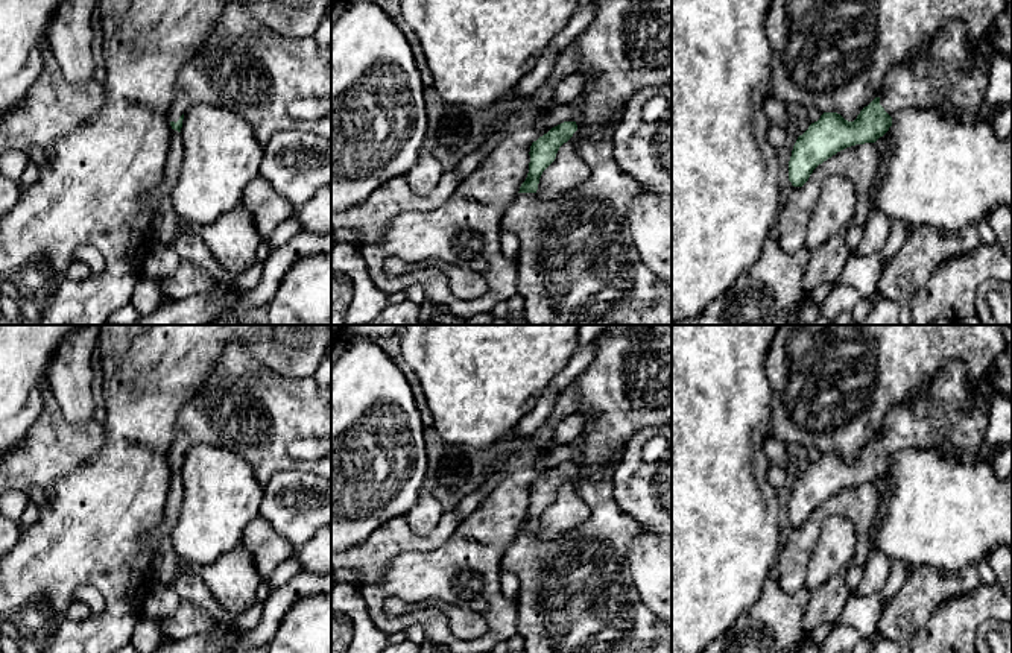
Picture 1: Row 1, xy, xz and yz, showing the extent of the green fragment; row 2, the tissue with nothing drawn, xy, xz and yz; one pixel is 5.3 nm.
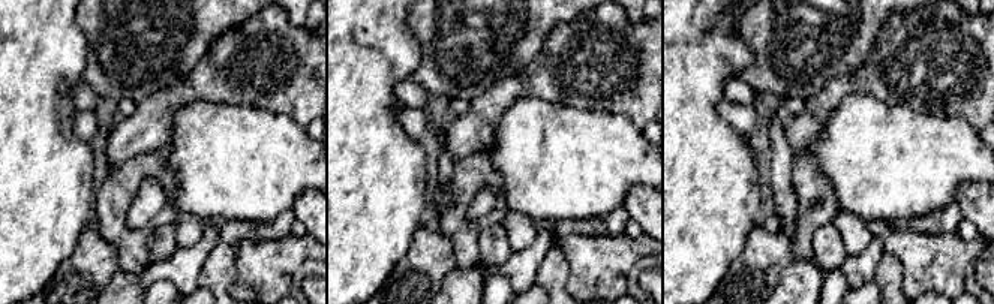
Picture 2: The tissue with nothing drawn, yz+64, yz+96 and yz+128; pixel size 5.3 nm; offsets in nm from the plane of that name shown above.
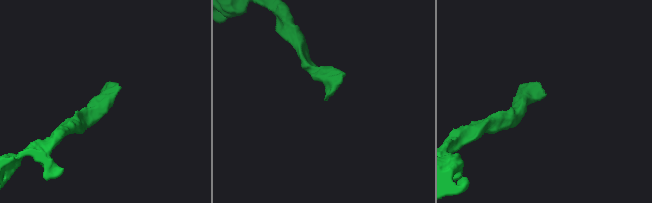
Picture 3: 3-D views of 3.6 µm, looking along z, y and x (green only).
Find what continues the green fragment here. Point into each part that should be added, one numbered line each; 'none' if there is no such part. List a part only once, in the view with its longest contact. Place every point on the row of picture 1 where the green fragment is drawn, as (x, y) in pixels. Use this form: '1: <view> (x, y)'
1: yz (953, 72)

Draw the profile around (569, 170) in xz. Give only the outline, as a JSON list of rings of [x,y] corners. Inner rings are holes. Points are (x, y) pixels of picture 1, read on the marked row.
[[[571,140],[564,143],[555,161],[542,172],[536,190],[539,199],[552,200],[565,194],[590,178],[587,162],[577,155]]]

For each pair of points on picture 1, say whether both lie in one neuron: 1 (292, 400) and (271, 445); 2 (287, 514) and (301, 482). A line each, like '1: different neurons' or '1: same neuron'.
1: same neuron
2: same neuron

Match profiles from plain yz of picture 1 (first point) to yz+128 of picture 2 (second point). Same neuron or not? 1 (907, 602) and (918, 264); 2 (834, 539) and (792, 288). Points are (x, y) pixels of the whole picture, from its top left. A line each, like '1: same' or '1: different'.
1: different
2: different

